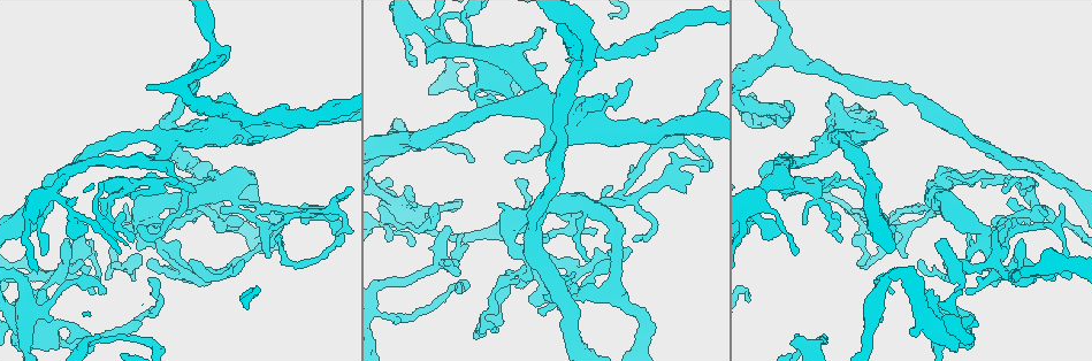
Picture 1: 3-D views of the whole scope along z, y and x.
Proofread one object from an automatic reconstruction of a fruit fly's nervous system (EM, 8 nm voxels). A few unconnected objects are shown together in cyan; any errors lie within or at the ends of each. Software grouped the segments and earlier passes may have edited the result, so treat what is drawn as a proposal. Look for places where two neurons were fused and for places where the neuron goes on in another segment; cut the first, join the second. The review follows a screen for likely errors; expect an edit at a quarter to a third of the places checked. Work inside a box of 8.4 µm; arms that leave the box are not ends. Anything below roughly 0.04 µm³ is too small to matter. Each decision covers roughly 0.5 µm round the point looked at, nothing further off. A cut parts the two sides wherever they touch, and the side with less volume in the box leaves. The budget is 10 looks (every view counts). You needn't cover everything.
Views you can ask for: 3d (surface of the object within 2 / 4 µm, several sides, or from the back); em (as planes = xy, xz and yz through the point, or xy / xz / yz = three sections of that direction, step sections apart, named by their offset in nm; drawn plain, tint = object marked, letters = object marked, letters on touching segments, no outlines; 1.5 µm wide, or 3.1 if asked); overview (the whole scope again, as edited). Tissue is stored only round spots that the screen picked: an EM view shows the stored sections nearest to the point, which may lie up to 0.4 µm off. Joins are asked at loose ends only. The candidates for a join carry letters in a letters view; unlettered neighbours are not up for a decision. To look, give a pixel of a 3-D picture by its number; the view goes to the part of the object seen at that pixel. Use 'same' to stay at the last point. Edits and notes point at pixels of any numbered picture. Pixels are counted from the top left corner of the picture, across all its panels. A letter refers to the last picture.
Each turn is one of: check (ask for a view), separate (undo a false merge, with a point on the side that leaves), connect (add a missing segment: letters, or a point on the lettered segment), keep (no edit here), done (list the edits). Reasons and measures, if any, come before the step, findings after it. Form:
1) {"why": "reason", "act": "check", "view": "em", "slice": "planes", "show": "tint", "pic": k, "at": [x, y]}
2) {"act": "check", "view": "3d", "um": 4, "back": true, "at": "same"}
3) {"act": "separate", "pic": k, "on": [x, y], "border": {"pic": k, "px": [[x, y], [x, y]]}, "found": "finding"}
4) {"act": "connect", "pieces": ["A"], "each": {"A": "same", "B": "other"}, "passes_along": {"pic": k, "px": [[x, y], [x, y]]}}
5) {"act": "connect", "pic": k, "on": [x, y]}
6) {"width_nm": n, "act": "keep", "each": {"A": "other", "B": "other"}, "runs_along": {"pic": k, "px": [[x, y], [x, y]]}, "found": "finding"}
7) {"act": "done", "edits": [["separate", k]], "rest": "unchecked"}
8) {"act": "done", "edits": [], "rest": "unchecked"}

{"why": "branch stops here", "act": "check", "view": "3d", "um": 4, "pic": 1, "at": [413, 66]}

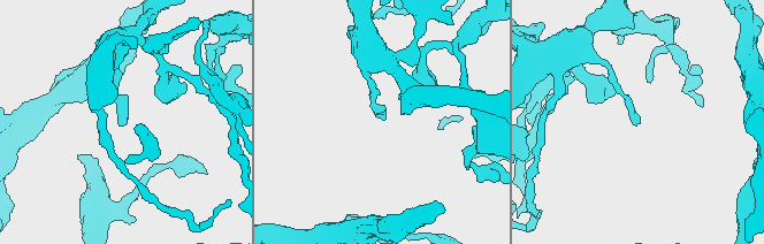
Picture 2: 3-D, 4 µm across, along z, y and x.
{"act": "check", "view": "em", "slice": "xy", "step": 4, "show": "tint", "pic": 2, "at": [123, 126]}

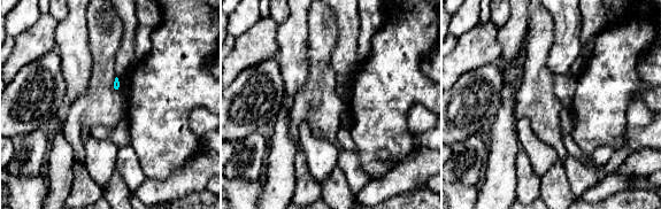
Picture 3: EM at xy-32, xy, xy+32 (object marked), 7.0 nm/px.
{"why": "cut it another way", "act": "check", "view": "em", "slice": "yz", "step": 4, "show": "letters", "at": "same"}

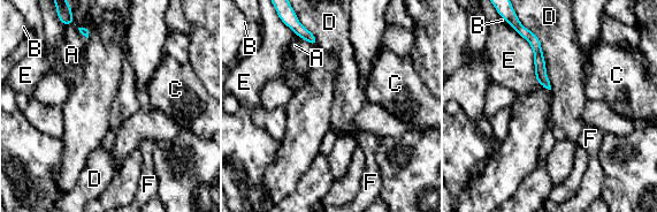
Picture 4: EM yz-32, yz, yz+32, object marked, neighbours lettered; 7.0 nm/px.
{"act": "keep", "each": {"A": "other", "B": "other", "C": "other", "D": "other", "E": "other", "F": "other"}, "border": {"pic": 4, "px": [[521, 24], [540, 42], [551, 89]]}, "found": "no lettered segment goes on from it"}

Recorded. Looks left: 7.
{"act": "check", "view": "3d", "um": 4, "pic": 1, "at": [462, 85]}

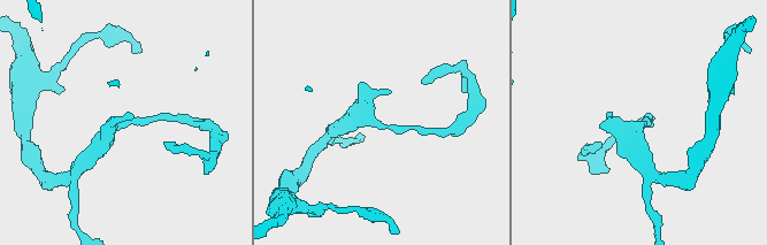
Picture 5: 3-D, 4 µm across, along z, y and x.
{"why": "now the EM", "act": "check", "view": "em", "slice": "xy", "step": 8, "show": "tint", "pic": 5, "at": [641, 123]}

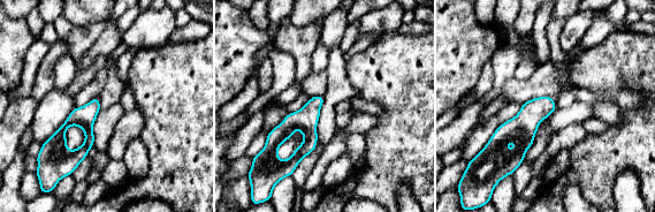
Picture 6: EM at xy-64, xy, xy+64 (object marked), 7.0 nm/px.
{"why": "another direction", "act": "check", "view": "em", "slice": "planes", "show": "letters", "at": "same"}

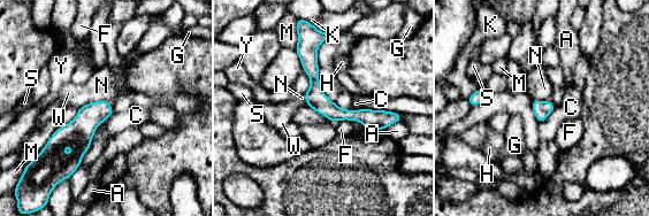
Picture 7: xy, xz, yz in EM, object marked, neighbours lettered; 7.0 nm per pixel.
{"width_nm": 120, "act": "keep", "each": {"A": "other", "C": "other", "F": "other", "G": "other", "H": "other", "K": "other", "M": "other", "N": "other", "S": "other", "W": "other", "Y": "other"}, "border": {"pic": 7, "px": [[107, 100], [94, 100], [81, 107]]}, "found": "all the same neuron"}

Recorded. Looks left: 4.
{"why": "an open end", "act": "check", "view": "em", "slice": "planes", "show": "plain", "pic": 1, "at": [92, 292]}

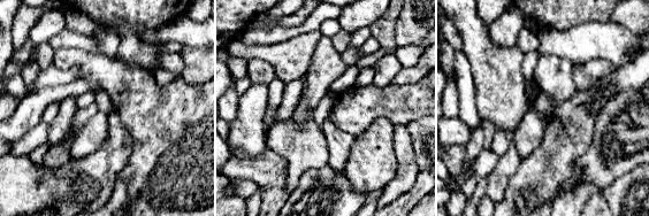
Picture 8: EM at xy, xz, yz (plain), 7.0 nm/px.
{"act": "check", "view": "em", "slice": "planes", "show": "tint", "at": "same"}

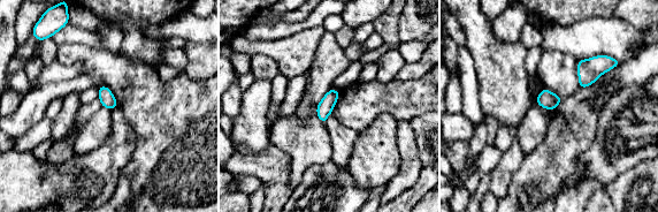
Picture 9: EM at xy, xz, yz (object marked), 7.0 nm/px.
{"why": "see the neighbours", "act": "check", "view": "em", "slice": "planes", "show": "letters", "at": "same"}

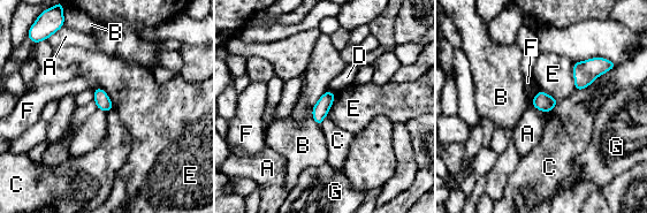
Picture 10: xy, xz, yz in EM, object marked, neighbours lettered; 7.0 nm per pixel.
{"act": "keep", "each": {"A": "other", "B": "other", "C": "other", "D": "other", "E": "other", "F": "other", "G": "other"}, "border": {"pic": 10, "px": [[93, 88], [101, 88], [114, 108]]}, "found": "no lettered segment goes on from it"}

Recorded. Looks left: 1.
{"act": "done", "edits": [], "rest": "unchecked"}

